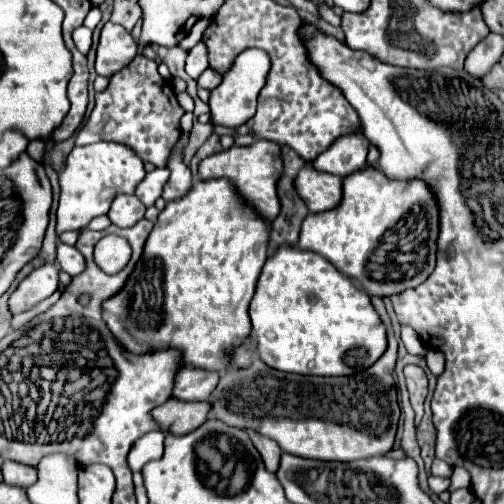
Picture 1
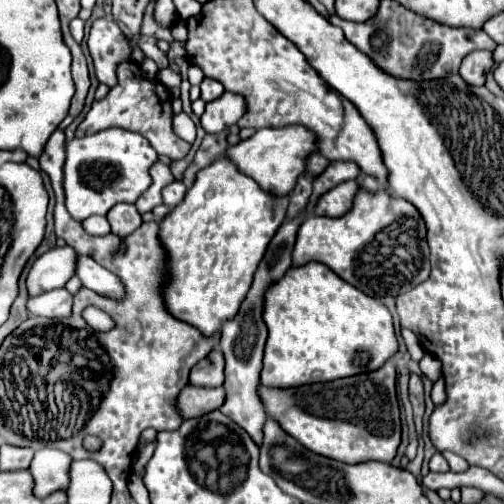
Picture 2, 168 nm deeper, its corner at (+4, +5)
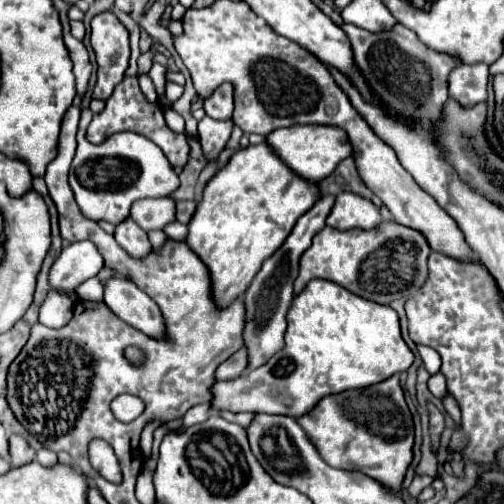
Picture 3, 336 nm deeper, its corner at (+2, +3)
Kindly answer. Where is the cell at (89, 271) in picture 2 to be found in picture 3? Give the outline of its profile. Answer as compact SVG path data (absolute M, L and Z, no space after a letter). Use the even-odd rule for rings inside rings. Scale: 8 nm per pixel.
M123 277L105 283L105 299L109 309L127 325L153 339L165 339L165 319L157 303L135 283Z

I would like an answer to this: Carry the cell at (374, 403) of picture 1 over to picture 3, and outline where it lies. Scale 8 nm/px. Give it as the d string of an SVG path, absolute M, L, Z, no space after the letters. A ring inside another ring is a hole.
M397 375L367 389L323 397L311 413L297 421L329 465L347 471L361 471L391 489L395 495L403 495L401 483L413 461L415 427Z

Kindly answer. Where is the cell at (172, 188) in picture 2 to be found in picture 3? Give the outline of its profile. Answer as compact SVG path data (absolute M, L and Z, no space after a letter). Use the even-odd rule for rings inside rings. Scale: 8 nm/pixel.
M179 201L177 203L177 221L187 225L195 213L195 207L197 207L195 201Z

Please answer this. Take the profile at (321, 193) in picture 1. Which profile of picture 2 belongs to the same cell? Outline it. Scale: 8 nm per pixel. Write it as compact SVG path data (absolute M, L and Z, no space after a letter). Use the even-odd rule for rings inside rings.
M343 181L339 183L337 187L329 189L327 193L323 193L315 207L313 207L313 213L315 215L327 215L327 217L339 217L339 215L345 215L349 209L351 209L351 203L353 203L353 197L357 193L357 181Z

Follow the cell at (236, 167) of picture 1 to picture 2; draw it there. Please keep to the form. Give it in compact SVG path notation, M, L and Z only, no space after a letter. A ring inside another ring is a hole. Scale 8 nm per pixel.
M279 127L279 129L259 129L253 137L239 141L229 147L225 157L233 161L237 169L255 179L263 191L275 197L287 195L295 187L297 175L305 167L305 157L315 151L315 137L305 127Z

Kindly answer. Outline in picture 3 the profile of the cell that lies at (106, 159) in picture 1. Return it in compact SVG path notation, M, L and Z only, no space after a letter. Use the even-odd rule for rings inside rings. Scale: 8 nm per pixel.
M82 108L77 131L77 153L69 171L69 185L75 193L85 217L95 221L105 219L113 225L129 217L131 205L147 197L167 197L179 187L179 177L175 169L165 161L161 149L137 133L115 133L105 143L93 145L86 139L87 127L92 120L93 112Z

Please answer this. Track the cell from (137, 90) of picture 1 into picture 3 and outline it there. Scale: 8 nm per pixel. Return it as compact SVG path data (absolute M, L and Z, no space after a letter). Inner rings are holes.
M125 77L113 91L113 95L107 99L105 103L105 109L101 113L97 113L87 129L87 139L89 143L95 143L99 145L101 141L105 141L109 135L113 133L121 133L121 131L133 131L133 133L139 133L151 141L155 141L155 145L161 147L161 151L165 153L165 157L169 159L169 163L173 167L183 167L187 163L187 157L189 157L189 145L185 141L185 137L181 133L173 133L165 119L163 119L163 107L159 103L149 103L145 99L145 95L141 93L139 85L137 85L137 79L135 77Z

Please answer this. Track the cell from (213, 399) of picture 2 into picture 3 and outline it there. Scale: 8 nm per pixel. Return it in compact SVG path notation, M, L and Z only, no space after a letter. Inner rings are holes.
M313 279L307 289L293 299L293 305L287 313L287 331L285 345L277 351L265 365L243 373L241 377L229 381L217 381L213 387L213 409L225 409L233 413L277 413L289 415L293 419L309 413L325 395L341 393L347 389L365 389L389 379L395 373L403 373L411 367L413 353L405 345L399 329L399 315L389 305L379 305L367 299L361 299L337 283ZM325 375L327 383L321 385L317 379Z

